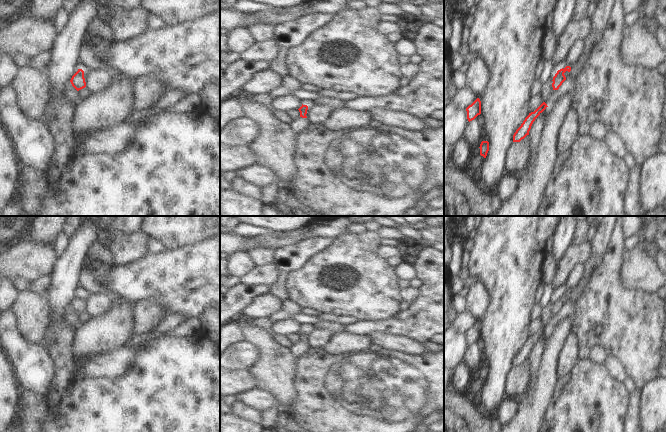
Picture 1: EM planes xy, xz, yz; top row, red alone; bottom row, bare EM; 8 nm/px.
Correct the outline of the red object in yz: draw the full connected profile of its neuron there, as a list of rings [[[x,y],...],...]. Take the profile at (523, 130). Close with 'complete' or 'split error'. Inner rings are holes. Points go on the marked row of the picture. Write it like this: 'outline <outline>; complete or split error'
outline [[[543,102],[534,112],[529,113],[529,115],[525,118],[521,126],[514,133],[513,142],[520,142],[527,135],[529,135],[529,131],[533,122],[547,107],[547,104]]]; complete

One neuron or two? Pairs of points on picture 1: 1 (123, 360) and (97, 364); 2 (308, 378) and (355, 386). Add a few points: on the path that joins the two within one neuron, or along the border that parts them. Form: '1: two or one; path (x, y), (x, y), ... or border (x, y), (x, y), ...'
1: one; path (117, 362), (115, 364), (103, 364)
2: one; path (320, 379), (327, 386), (343, 386)

